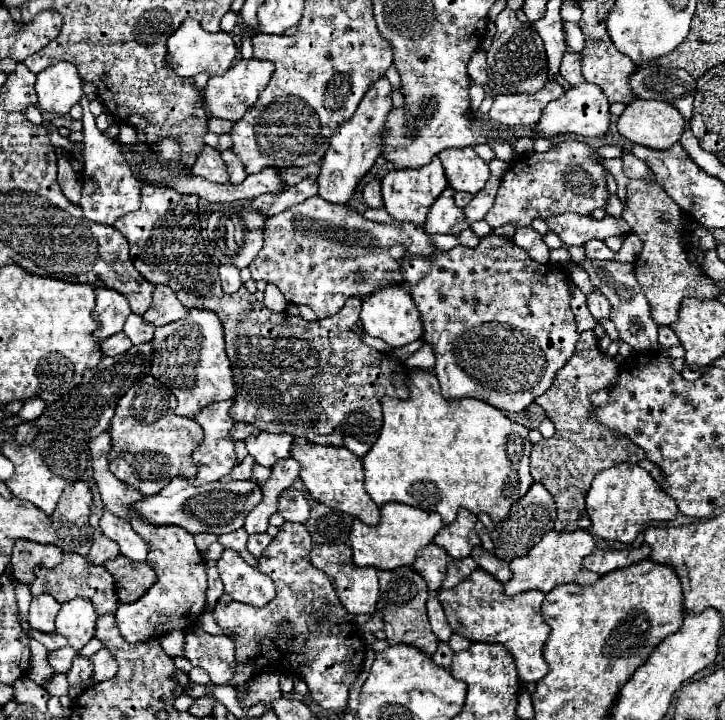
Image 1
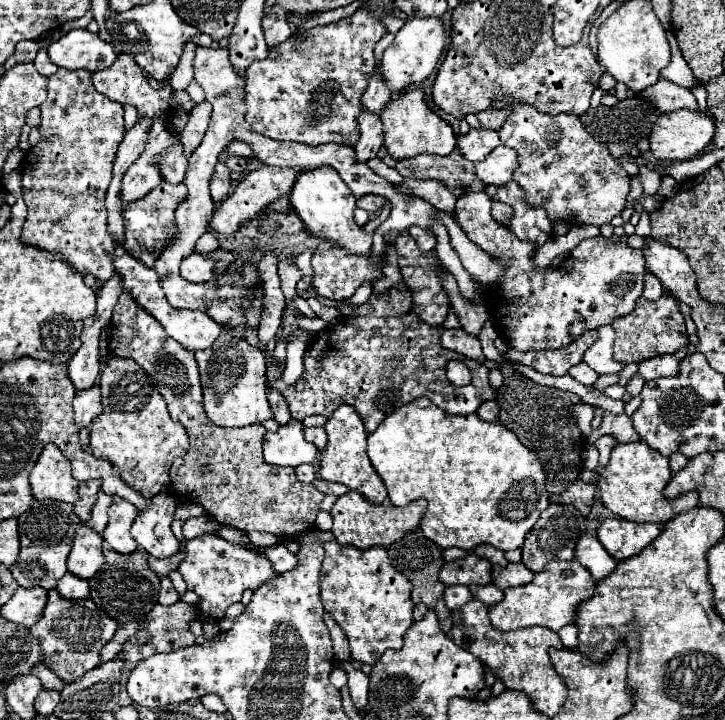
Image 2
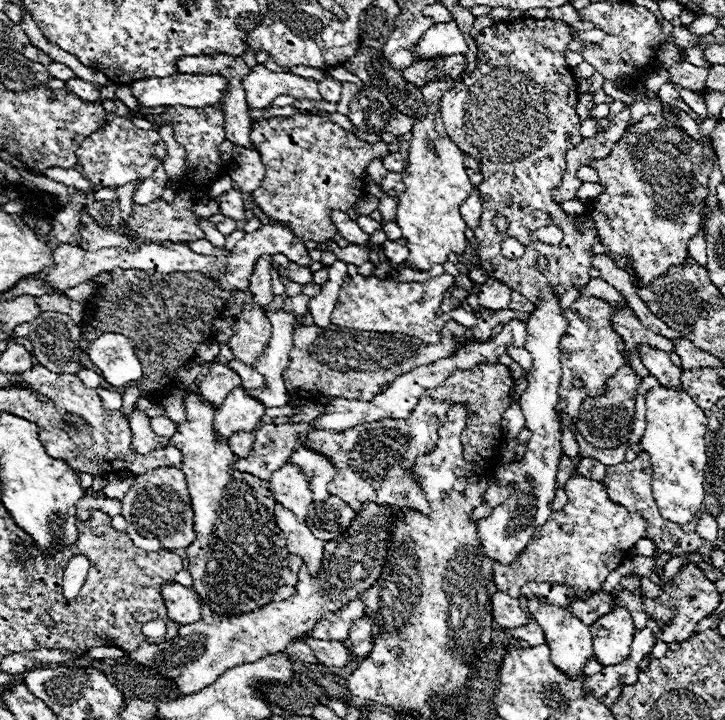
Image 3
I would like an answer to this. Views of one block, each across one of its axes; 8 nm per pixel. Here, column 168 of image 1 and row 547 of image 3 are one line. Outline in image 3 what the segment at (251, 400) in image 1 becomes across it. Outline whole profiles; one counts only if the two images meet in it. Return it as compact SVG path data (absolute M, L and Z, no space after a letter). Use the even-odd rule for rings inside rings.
M196 394L186 396L186 420L178 424L176 434L170 438L170 444L182 452L182 472L186 474L192 508L194 508L194 530L196 540L186 550L188 554L188 572L194 578L192 590L206 602L214 612L236 616L260 608L270 602L270 596L282 586L294 586L298 580L300 566L304 564L300 556L286 550L286 538L274 520L274 490L270 482L264 482L252 474L238 472L232 464L238 460L226 442L216 442L212 420L216 410L200 400Z

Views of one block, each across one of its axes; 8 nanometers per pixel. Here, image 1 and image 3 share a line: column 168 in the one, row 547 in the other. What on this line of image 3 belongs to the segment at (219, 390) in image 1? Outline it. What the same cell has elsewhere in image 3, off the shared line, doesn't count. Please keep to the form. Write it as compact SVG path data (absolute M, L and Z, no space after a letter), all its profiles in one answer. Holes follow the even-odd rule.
M368 502L362 510L356 512L356 520L350 524L348 530L342 532L342 536L336 536L334 542L330 540L324 544L324 560L318 576L310 576L306 566L300 568L296 594L288 600L270 602L240 616L218 616L202 602L200 620L194 624L180 626L178 634L168 642L144 644L132 654L116 646L88 648L86 654L94 660L130 656L132 660L154 668L166 680L172 680L182 696L200 692L202 688L216 682L216 678L232 666L256 662L272 652L284 652L286 644L292 638L296 638L298 634L308 634L312 626L316 626L316 622L322 620L328 612L338 612L344 604L352 602L356 596L368 590L382 574L388 544L392 538L390 528L398 516L402 516L402 510L398 508ZM320 576L328 576L328 584L322 584L324 580ZM338 576L344 576L344 580Z

